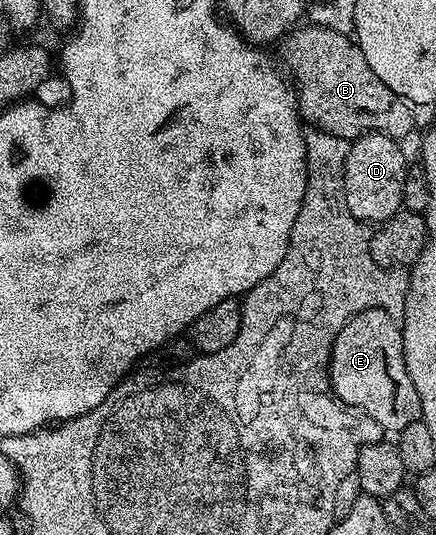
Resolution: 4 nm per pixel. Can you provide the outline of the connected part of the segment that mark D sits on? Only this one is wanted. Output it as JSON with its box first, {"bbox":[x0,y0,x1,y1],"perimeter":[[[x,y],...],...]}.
{"bbox":[344,135,408,225],"perimeter":[[[361,135],[349,146],[344,166],[344,200],[350,213],[362,224],[379,225],[400,214],[403,208],[403,179],[408,167],[399,142],[388,135]]]}

